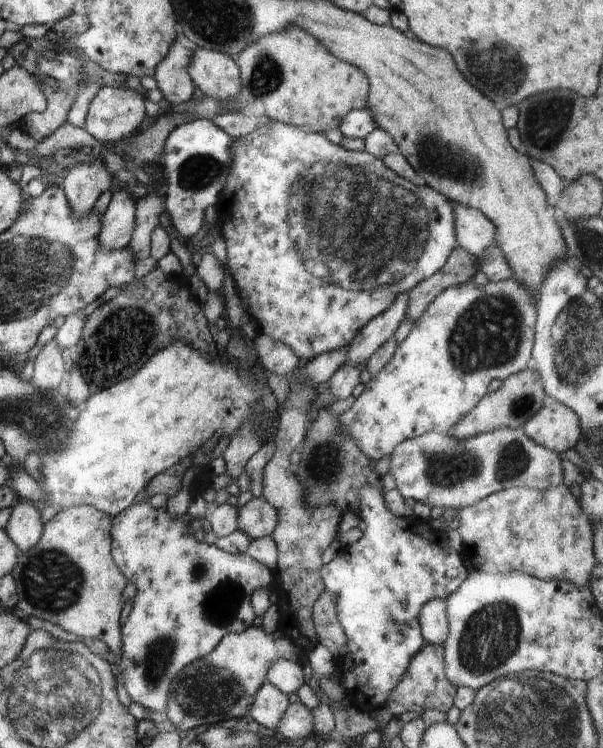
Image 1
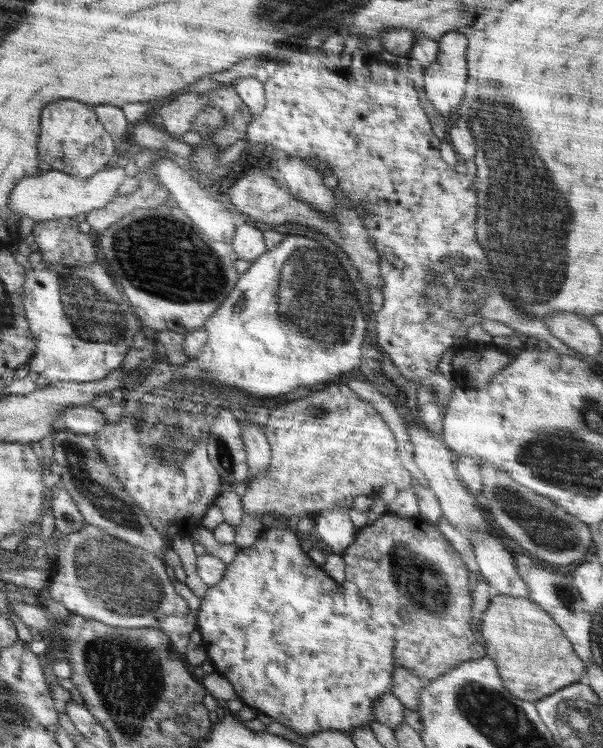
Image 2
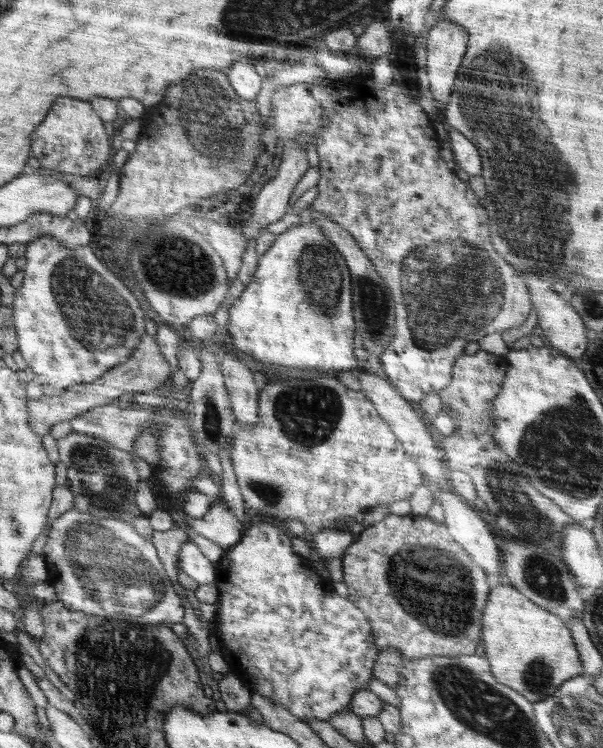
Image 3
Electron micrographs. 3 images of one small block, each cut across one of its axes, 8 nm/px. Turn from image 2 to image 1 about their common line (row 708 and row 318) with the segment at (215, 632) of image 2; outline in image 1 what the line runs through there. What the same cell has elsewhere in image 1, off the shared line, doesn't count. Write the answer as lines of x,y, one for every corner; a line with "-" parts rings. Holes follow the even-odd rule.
274,120
270,124
256,128
246,136
232,138
232,140
234,144
230,148
230,158
232,158
230,174
226,178
224,188
220,190
220,196
215,205
221,235
226,242
226,267
233,276
242,305
248,306
246,312
256,320
258,333
266,333
274,340
286,343
298,355
300,363
302,361
306,363
319,354
348,347
356,333
371,318
381,315
402,293
410,292
421,280
438,272
448,260
450,252
457,247
452,202
448,202
442,194
438,194
436,190
428,186
416,186
413,182
405,180
386,168
382,159
374,158
366,151
348,151
342,146
332,144
323,134
309,132
307,129
296,128
296,126
289,126
279,121
274,122

